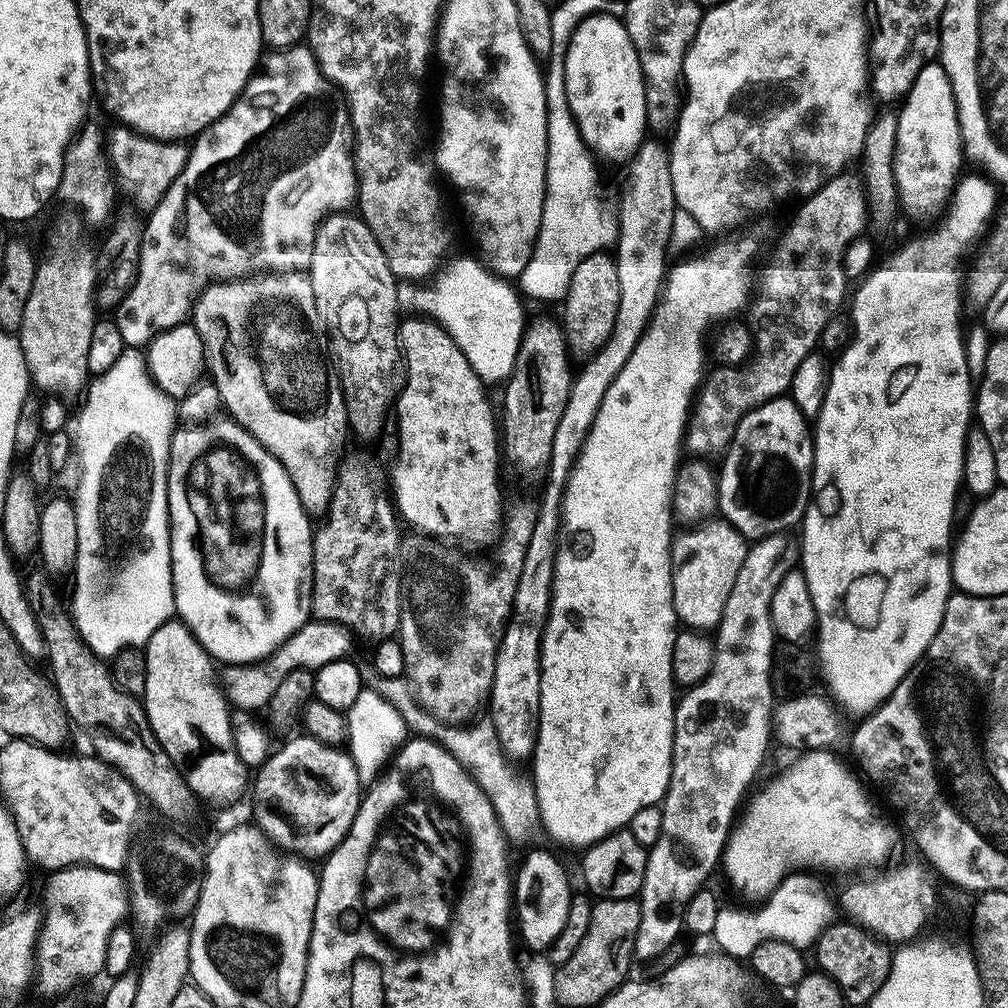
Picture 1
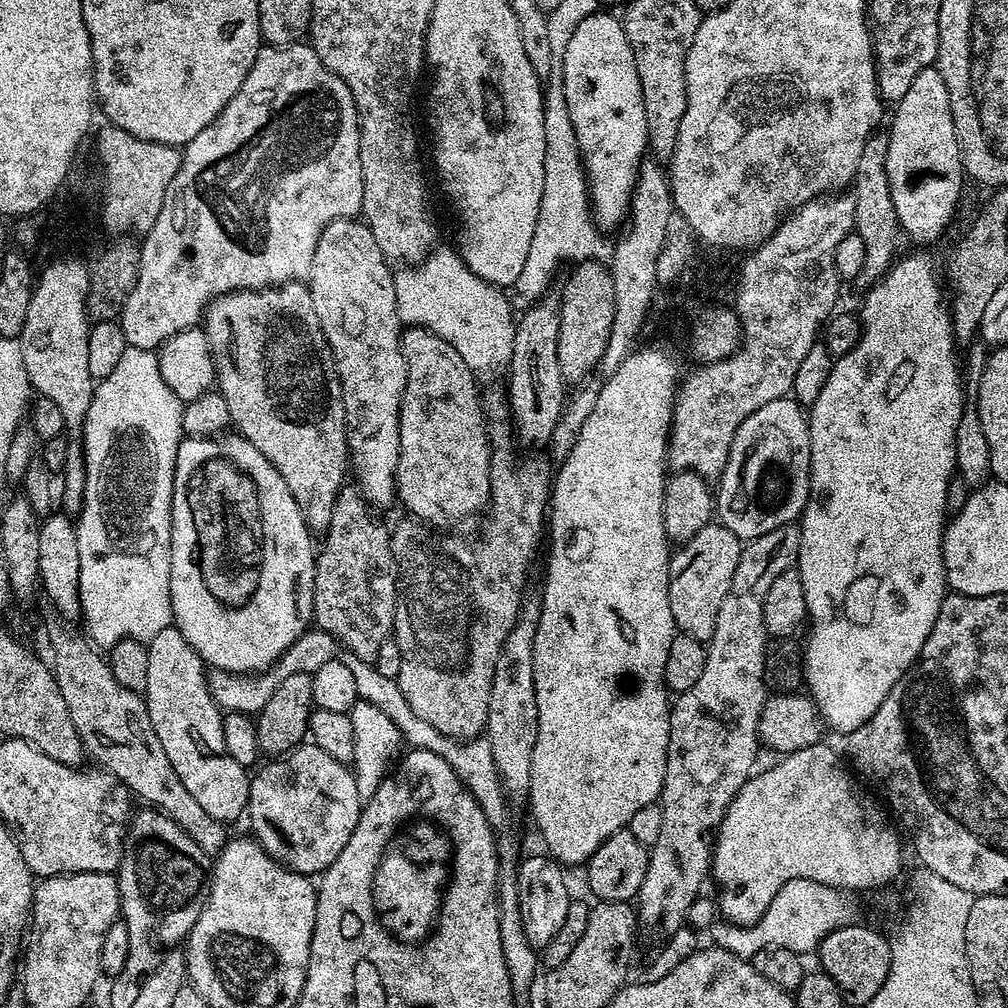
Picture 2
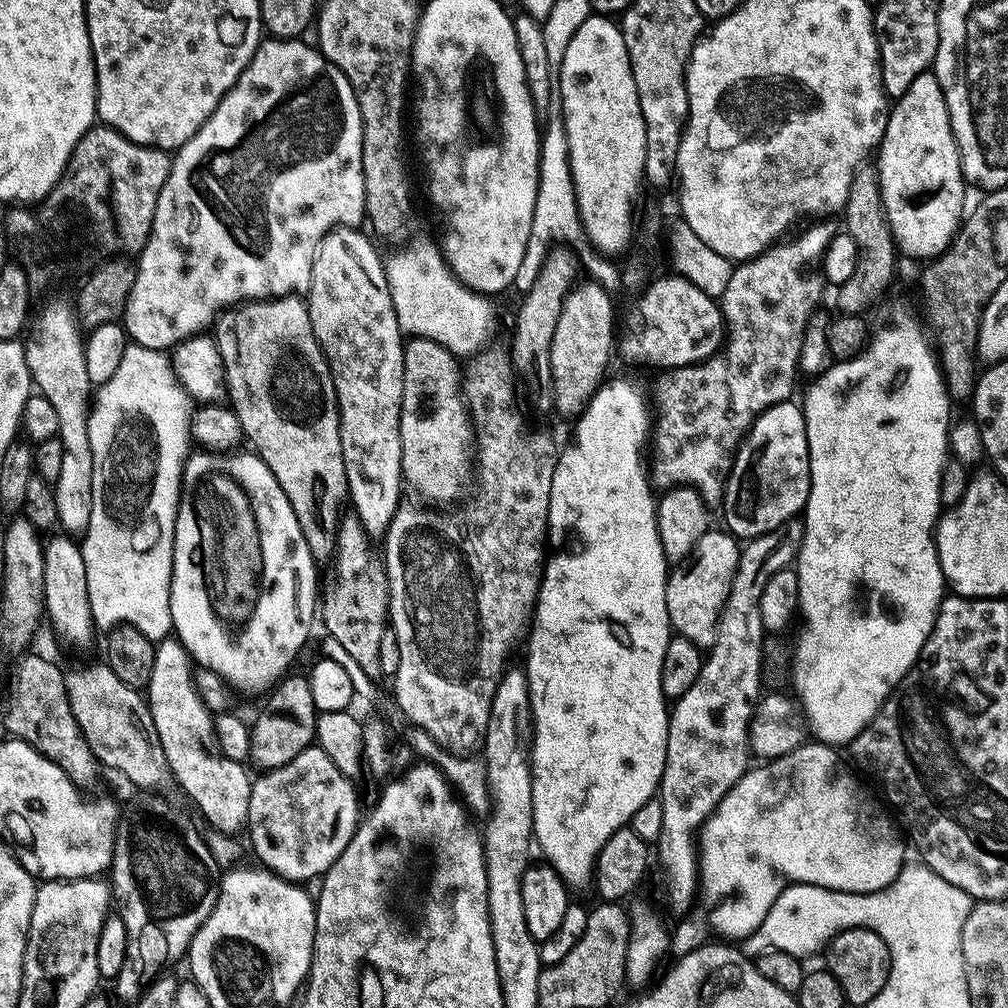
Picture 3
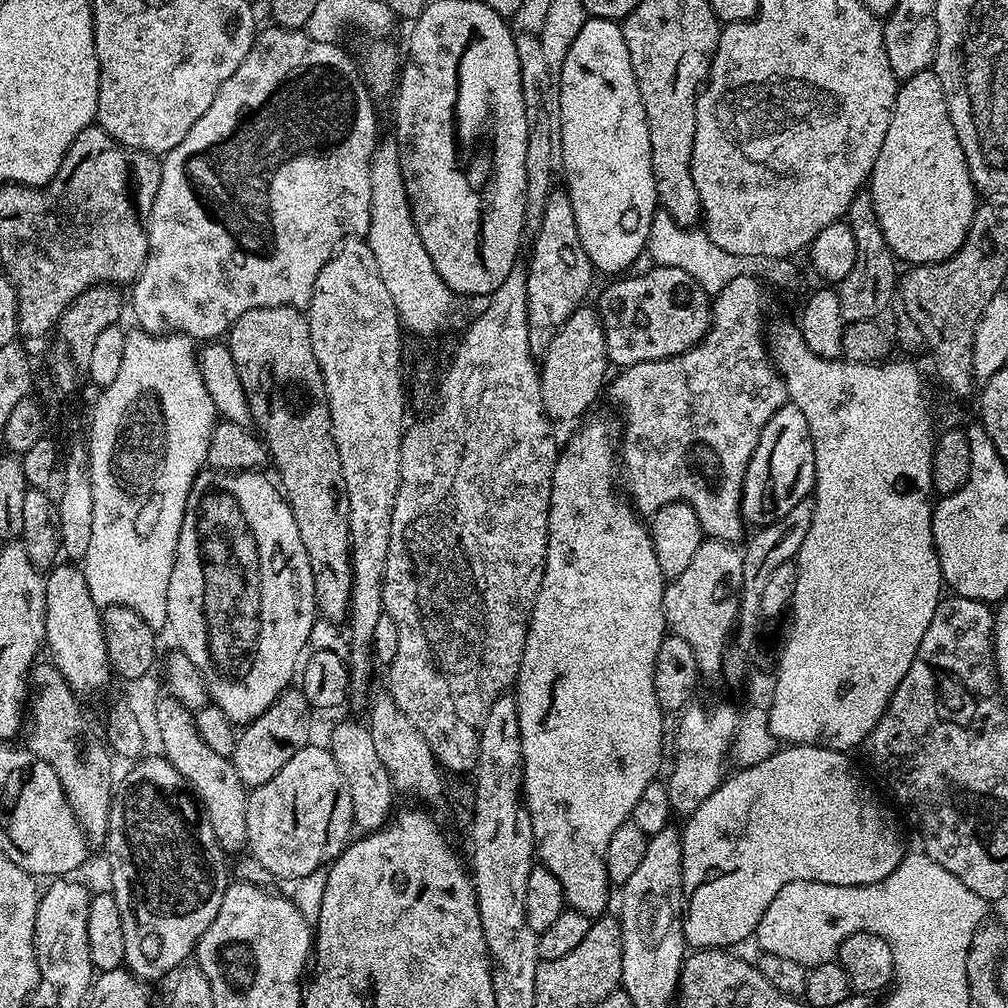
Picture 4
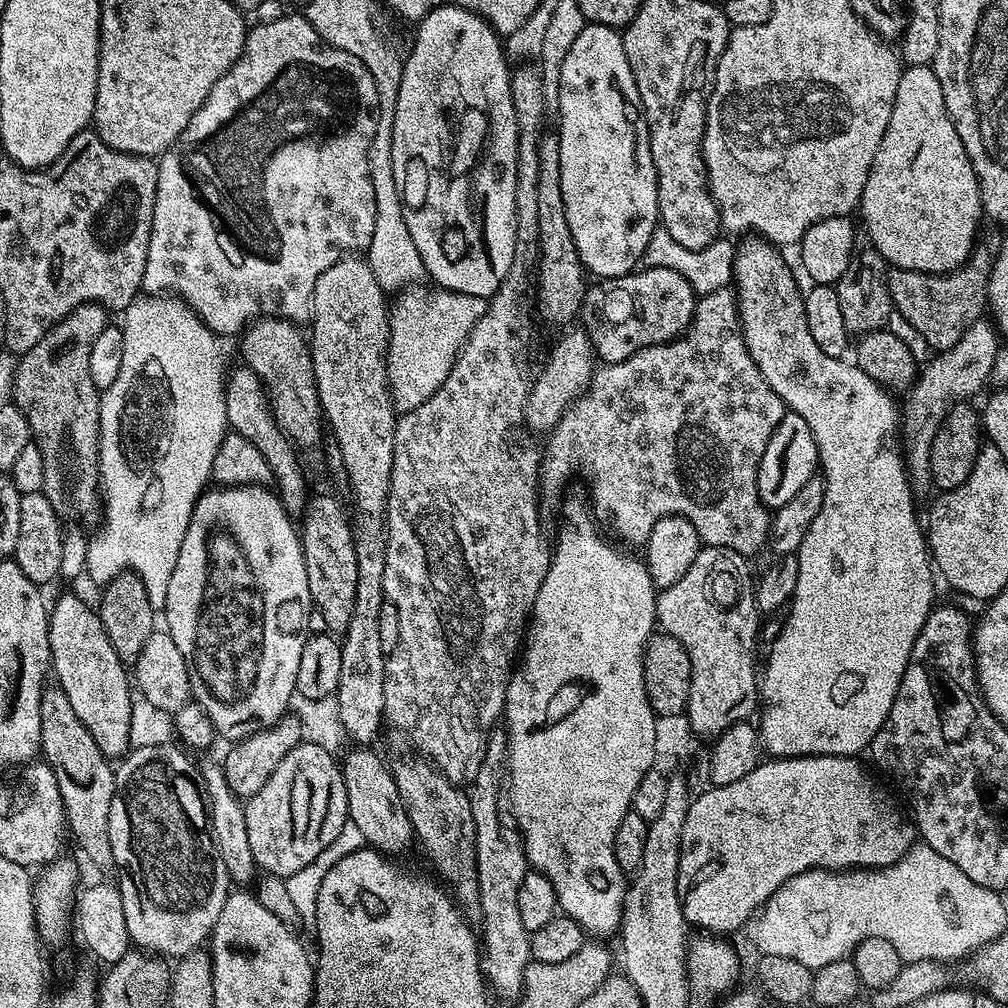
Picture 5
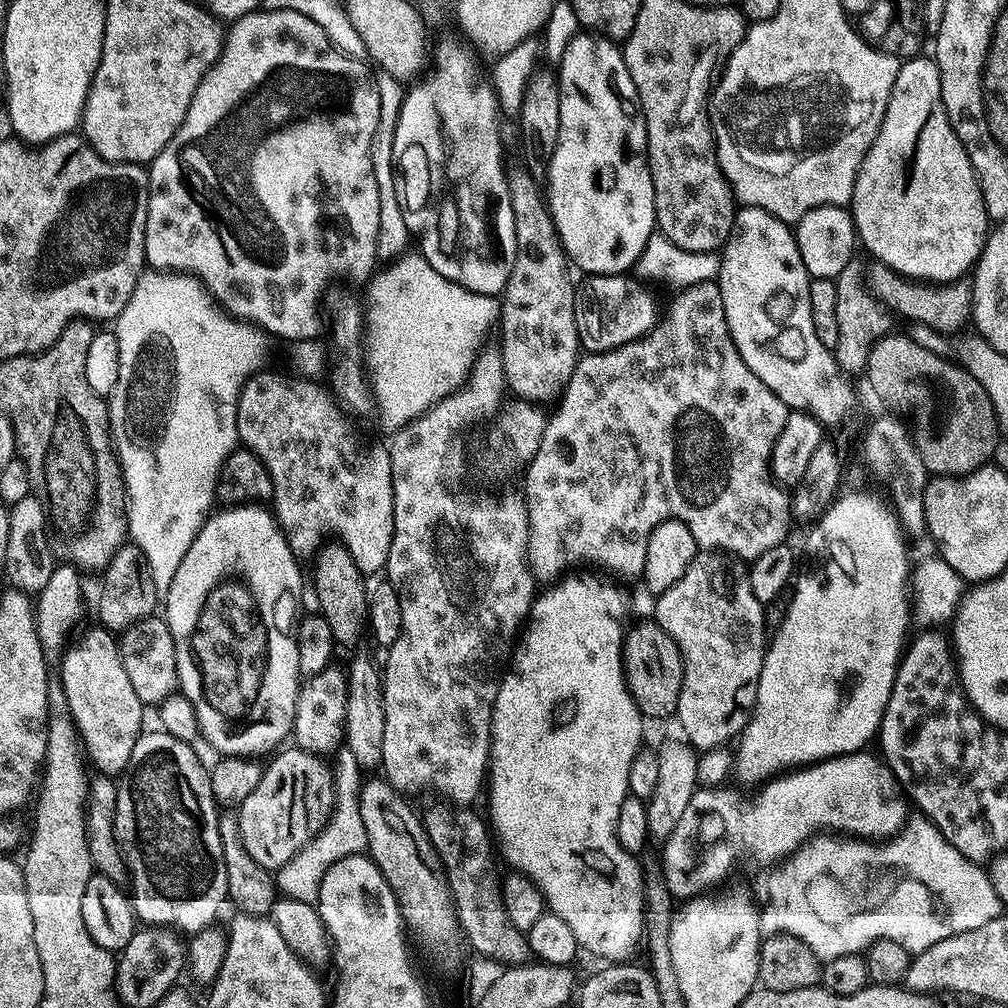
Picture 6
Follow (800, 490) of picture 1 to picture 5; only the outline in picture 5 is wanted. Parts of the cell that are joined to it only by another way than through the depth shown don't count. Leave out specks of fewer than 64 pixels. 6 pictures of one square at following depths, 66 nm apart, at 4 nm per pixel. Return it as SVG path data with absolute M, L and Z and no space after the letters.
M785 411L782 422L774 430L770 442L766 442L766 454L762 454L762 462L758 470L758 494L760 501L769 510L786 506L812 476L817 475L820 463L820 449L814 442L814 434L810 434L810 426L806 426L806 418L796 412Z

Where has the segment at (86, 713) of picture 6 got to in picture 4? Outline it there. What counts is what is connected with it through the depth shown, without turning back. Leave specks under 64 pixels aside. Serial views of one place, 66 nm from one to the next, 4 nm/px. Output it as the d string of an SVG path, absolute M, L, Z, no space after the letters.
M60 562L55 565L47 573L44 581L46 586L46 614L44 615L44 638L46 641L47 651L52 651L50 656L51 663L56 665L56 668L62 674L62 678L66 678L66 682L71 686L72 691L77 694L83 694L83 692L100 692L108 684L108 679L113 679L114 673L110 666L110 658L106 654L106 638L104 637L104 622L102 619L102 609L99 604L94 602L94 598L90 598L90 590L86 586L86 578L84 577L83 567L77 566L72 562Z

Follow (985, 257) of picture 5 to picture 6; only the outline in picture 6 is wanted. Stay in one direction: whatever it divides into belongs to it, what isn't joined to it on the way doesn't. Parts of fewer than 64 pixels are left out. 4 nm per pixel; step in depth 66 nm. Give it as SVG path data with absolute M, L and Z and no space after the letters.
M879 262L868 264L868 288L889 312L904 320L913 320L932 332L956 332L972 315L972 286L967 279L950 280L947 284L914 280Z

